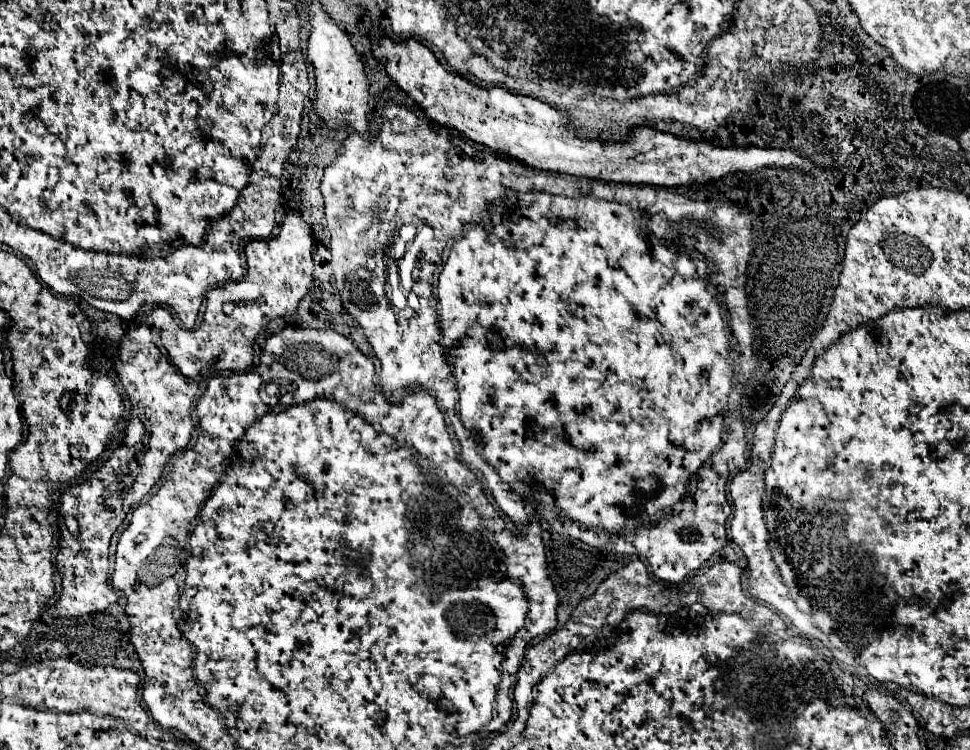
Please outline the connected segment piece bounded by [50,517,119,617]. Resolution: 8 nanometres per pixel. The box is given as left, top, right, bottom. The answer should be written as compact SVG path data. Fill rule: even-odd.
M60 517L60 531L62 531L62 541L60 541L60 553L58 553L56 567L58 567L58 573L62 575L62 595L50 613L54 617L76 617L76 615L104 611L110 603L119 599L110 581L110 543L90 543L90 549L84 551L78 539L66 529L62 517Z

